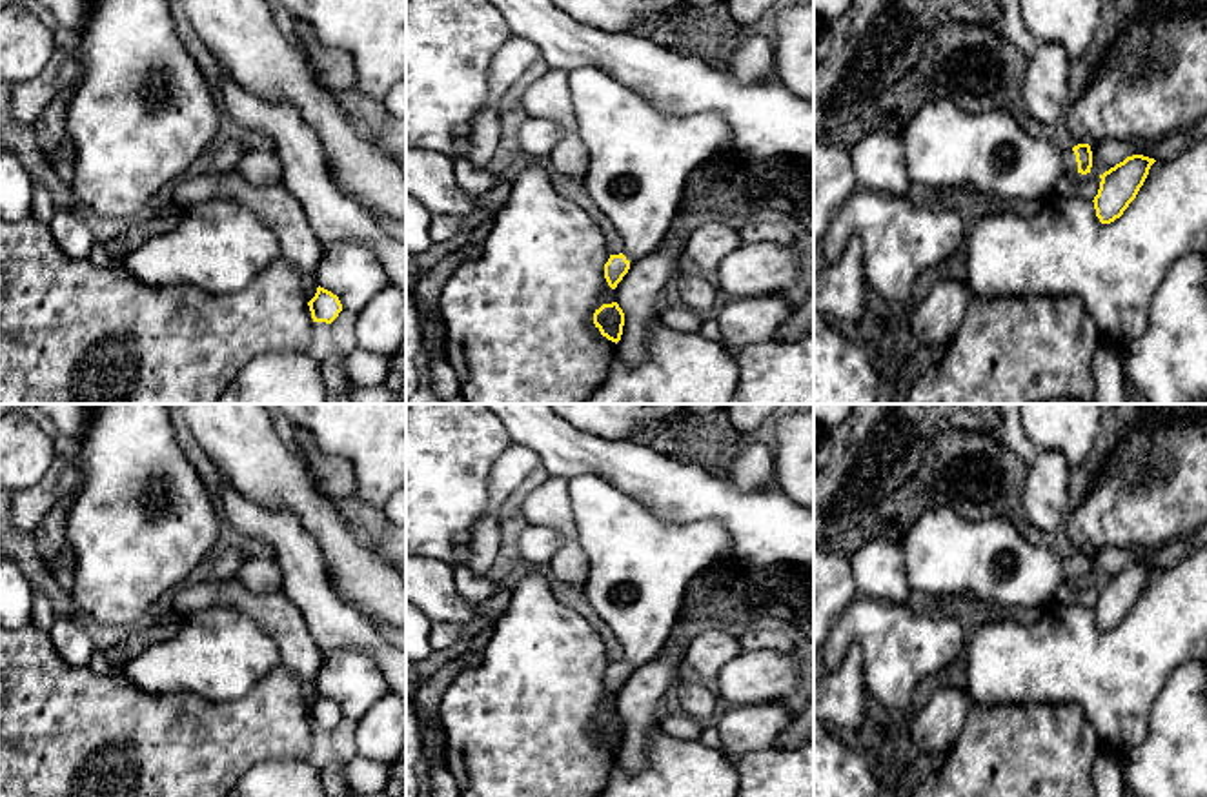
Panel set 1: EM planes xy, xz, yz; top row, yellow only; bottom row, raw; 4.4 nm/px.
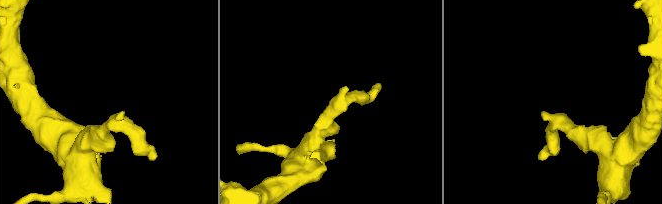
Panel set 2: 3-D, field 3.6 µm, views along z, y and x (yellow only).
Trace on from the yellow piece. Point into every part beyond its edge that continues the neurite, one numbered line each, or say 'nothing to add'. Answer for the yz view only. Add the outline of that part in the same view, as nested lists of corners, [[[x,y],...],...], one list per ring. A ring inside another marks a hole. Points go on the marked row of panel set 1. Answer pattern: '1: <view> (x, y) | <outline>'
1: yz (945, 148) | [[[947,98],[927,102],[899,133],[912,186],[958,189],[974,186],[1001,198],[1045,198],[1065,173],[1078,173],[1076,155],[1032,138],[1003,111],[970,115]]]

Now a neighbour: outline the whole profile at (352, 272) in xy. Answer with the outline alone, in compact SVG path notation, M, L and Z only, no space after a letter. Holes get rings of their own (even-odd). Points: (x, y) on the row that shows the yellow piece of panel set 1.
M340 242L322 249L317 284L337 295L342 309L359 315L391 282L371 249Z

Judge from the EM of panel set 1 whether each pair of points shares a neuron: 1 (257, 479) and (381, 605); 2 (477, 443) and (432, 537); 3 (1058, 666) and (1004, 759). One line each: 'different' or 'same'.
1: same
2: same
3: different

